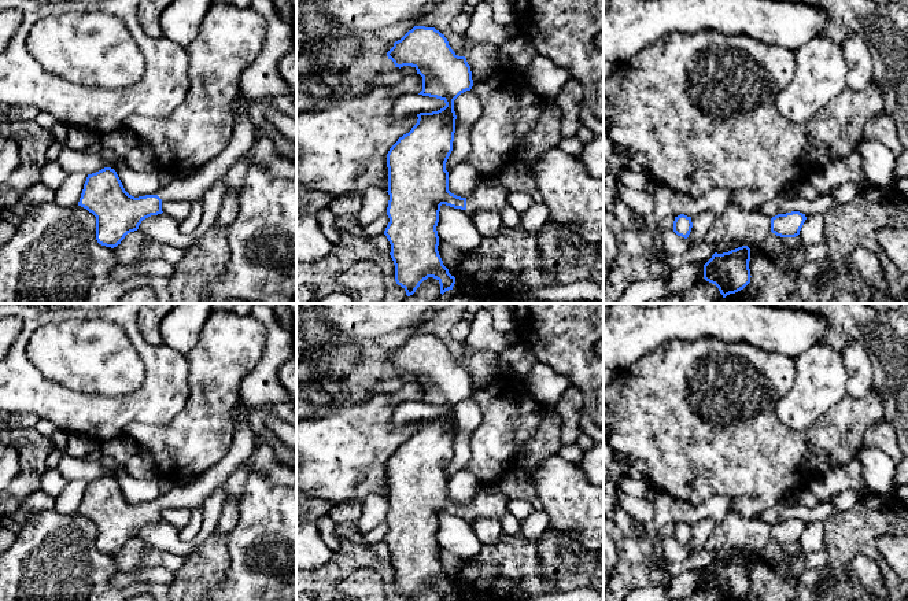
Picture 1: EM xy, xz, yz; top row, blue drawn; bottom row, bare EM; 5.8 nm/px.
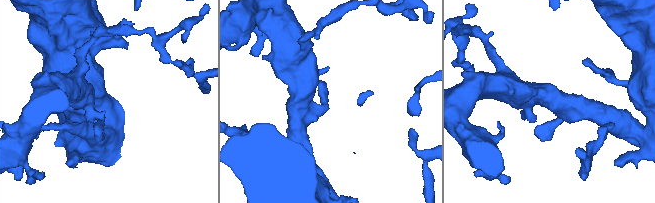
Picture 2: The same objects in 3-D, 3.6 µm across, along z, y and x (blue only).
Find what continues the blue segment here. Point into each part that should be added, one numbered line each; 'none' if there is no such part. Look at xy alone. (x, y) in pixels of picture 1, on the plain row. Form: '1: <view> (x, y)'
1: xy (261, 389)

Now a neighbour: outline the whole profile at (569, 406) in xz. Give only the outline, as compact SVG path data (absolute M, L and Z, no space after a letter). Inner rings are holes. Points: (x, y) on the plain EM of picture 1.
M569 387L554 405L554 410L561 420L561 445L576 445L577 438L582 435L579 420L583 403L582 391L579 388Z

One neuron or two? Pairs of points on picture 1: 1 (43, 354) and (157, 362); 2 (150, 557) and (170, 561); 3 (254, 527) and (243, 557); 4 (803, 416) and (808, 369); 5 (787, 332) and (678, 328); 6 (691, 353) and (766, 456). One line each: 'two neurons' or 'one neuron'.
1: two neurons
2: one neuron
3: one neuron
4: one neuron
5: one neuron
6: one neuron

